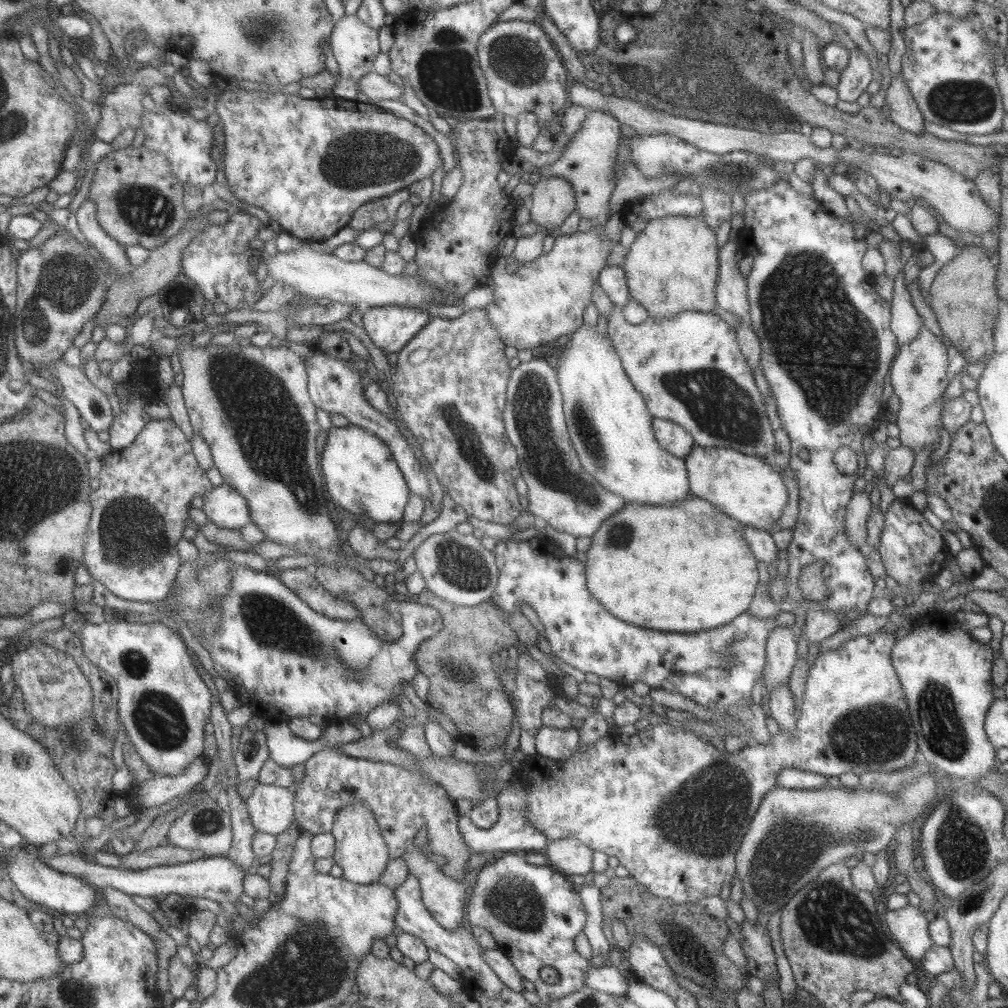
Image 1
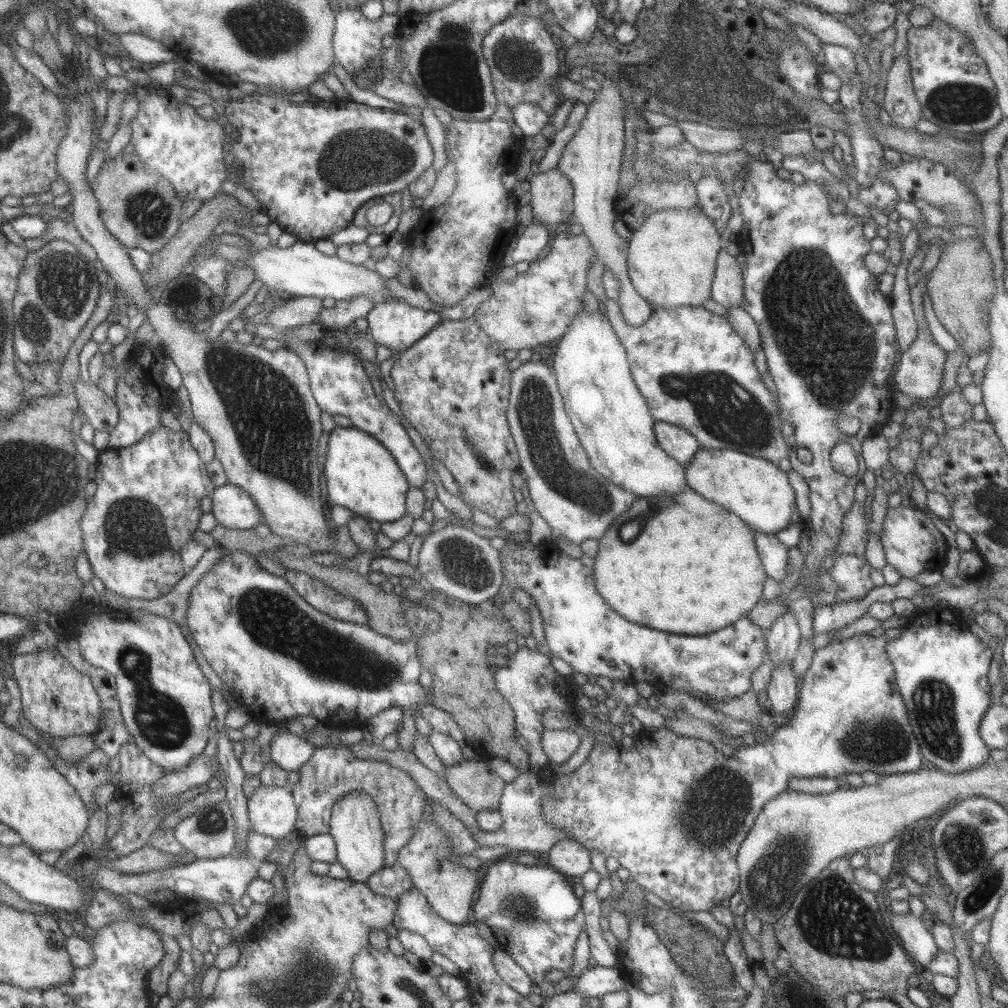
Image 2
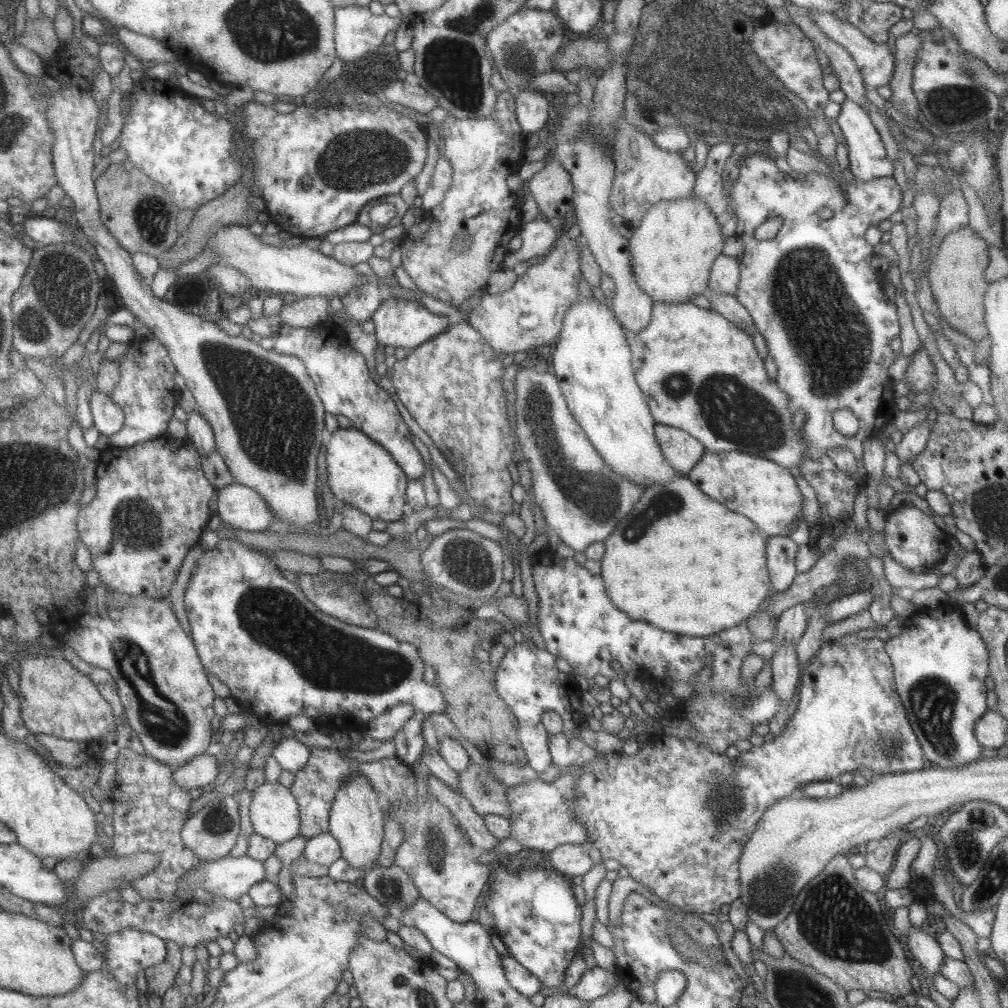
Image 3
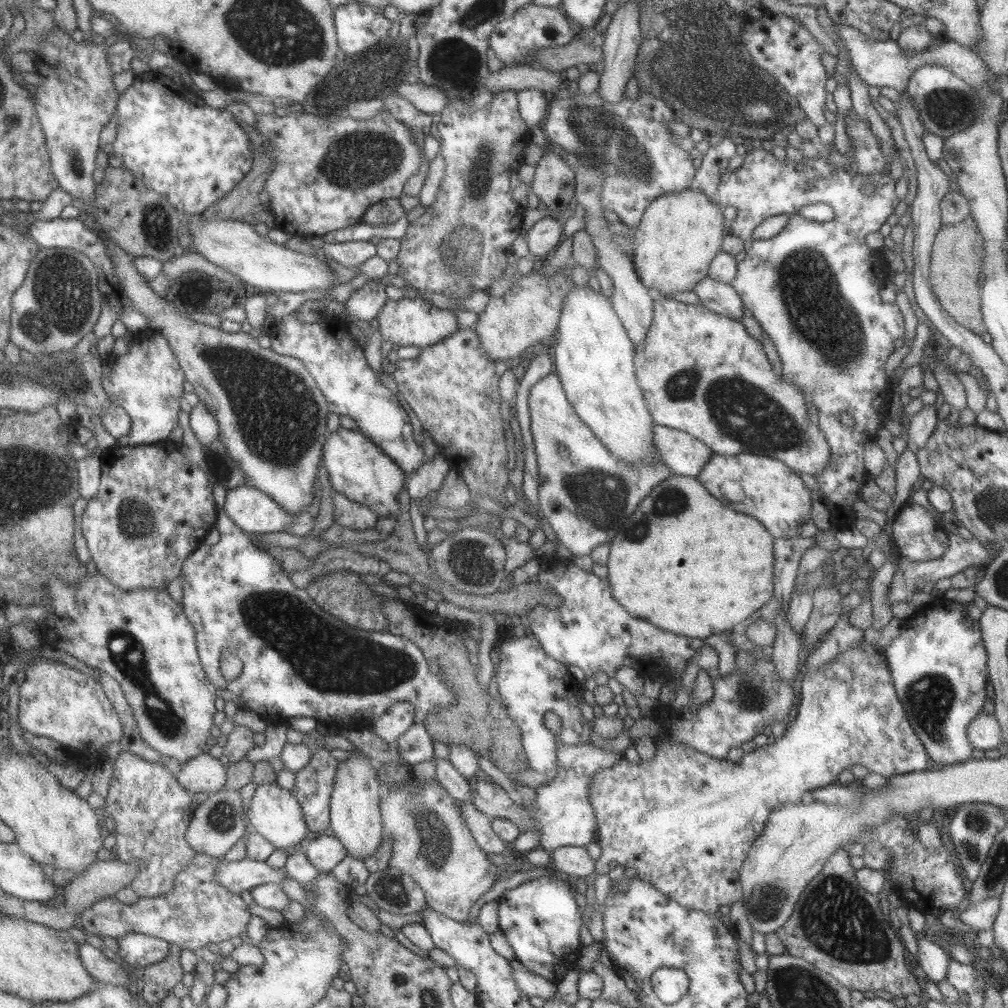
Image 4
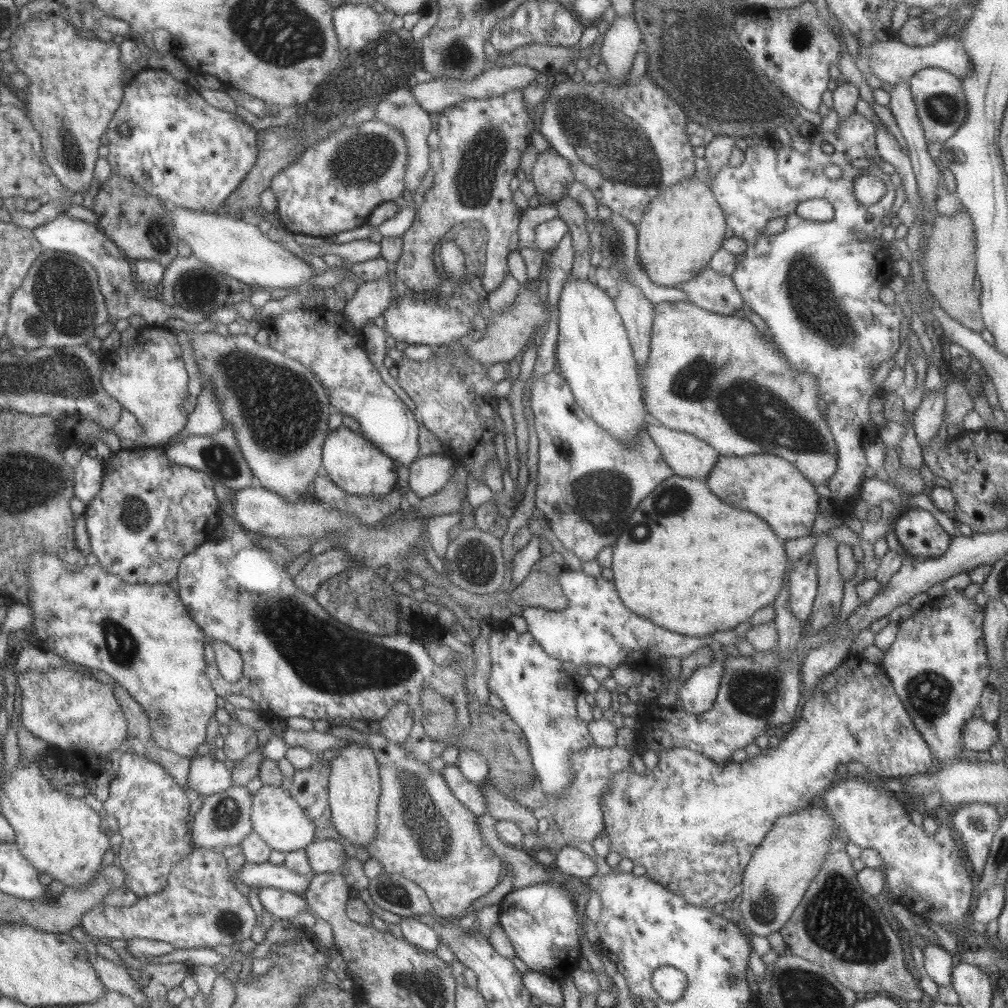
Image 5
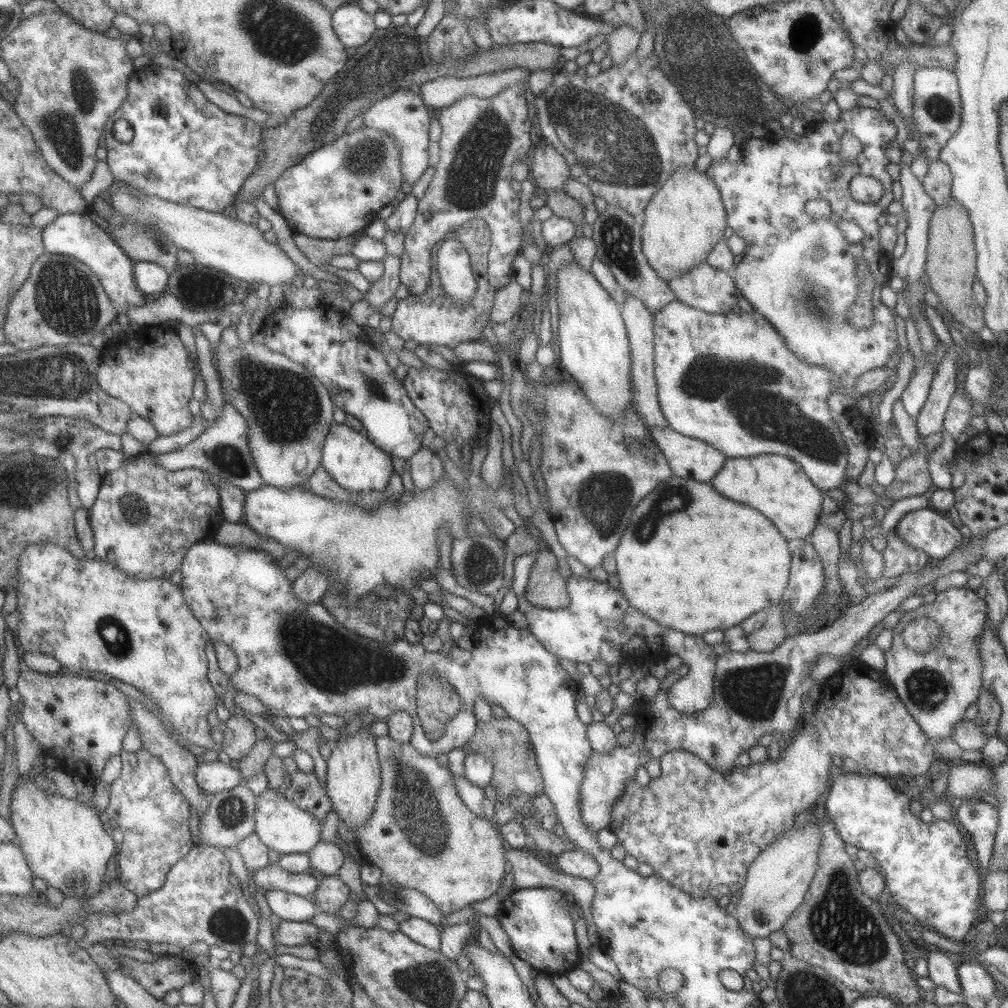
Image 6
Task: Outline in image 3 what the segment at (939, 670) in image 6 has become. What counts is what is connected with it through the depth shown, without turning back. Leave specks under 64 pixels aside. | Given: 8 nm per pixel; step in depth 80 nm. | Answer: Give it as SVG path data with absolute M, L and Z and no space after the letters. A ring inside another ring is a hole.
M941 601L928 609L925 614L907 618L903 631L886 640L884 652L890 659L896 692L928 765L959 768L982 758L973 729L988 709L984 679L989 675L989 652L953 602Z

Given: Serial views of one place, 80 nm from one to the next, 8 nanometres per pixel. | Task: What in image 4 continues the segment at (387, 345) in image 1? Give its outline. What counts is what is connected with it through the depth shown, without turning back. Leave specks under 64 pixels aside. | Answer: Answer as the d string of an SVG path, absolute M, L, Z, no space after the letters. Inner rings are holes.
M402 297L396 301L387 299L376 314L377 330L383 341L389 340L398 346L416 346L422 349L448 337L455 329L459 328L455 316L451 313L453 309L456 309L454 304L451 309L439 309L421 297Z

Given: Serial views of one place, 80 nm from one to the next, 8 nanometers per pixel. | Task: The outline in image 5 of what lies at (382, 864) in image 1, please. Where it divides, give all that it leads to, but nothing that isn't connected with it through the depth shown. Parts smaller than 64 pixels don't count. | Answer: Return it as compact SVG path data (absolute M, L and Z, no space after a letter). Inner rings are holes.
M347 743L337 750L337 756L330 761L327 788L331 826L353 846L367 846L373 840L376 831L380 793L379 768L373 751L357 743Z

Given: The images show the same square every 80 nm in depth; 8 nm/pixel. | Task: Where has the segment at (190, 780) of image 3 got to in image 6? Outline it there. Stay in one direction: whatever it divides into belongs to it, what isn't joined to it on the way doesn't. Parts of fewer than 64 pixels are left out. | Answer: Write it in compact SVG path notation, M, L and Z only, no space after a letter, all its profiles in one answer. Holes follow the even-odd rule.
M199 759L194 773L195 782L204 793L210 796L243 783L240 772L233 764L218 760L203 761Z

